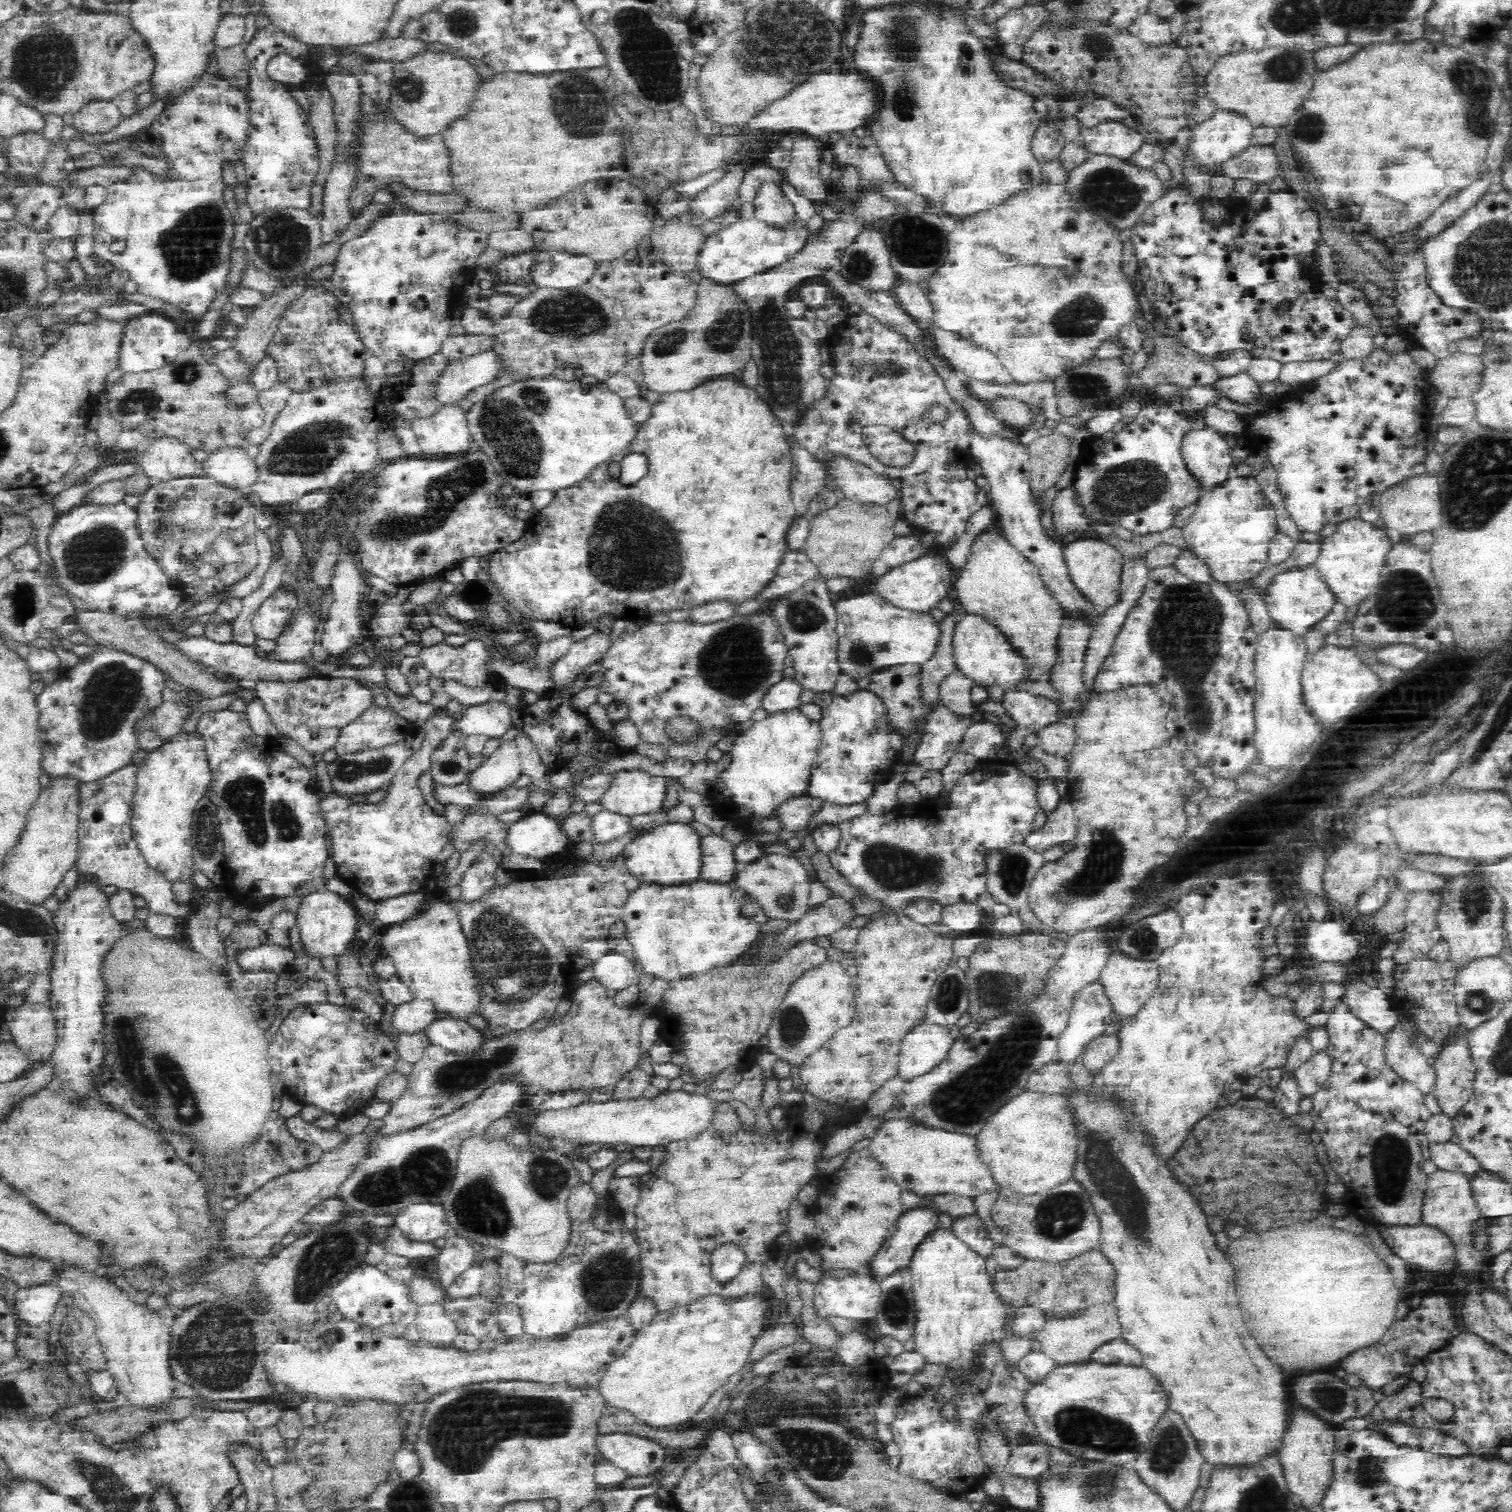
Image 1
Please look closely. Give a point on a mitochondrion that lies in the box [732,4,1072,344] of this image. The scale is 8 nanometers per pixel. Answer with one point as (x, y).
(903, 104)

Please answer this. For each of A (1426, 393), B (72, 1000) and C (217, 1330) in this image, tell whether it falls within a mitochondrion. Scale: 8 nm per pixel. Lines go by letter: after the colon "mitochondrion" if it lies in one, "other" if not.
A: other
B: other
C: mitochondrion

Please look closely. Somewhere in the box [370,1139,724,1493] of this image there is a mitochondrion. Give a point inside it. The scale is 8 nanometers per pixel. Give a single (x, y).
(463, 1436)

